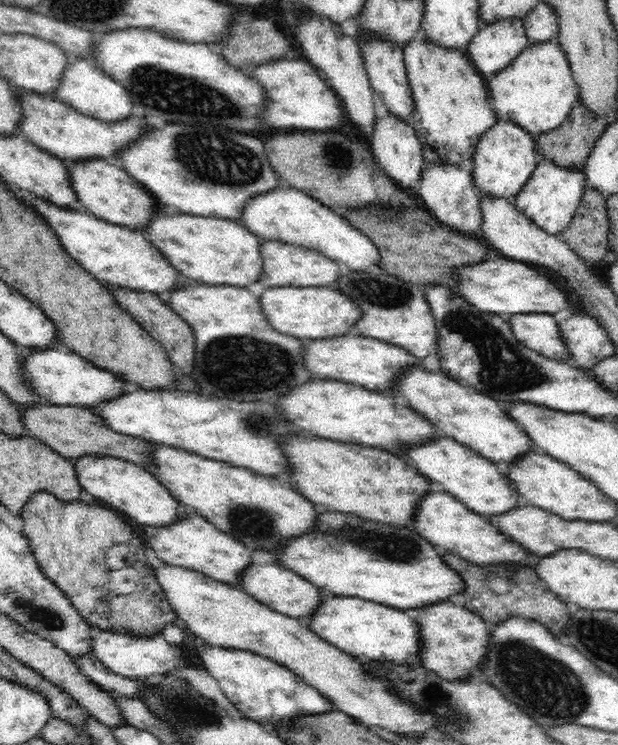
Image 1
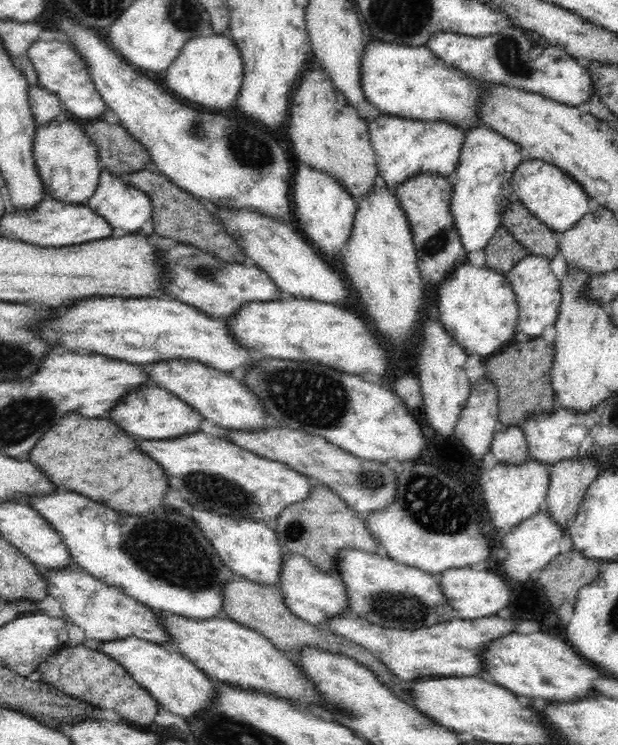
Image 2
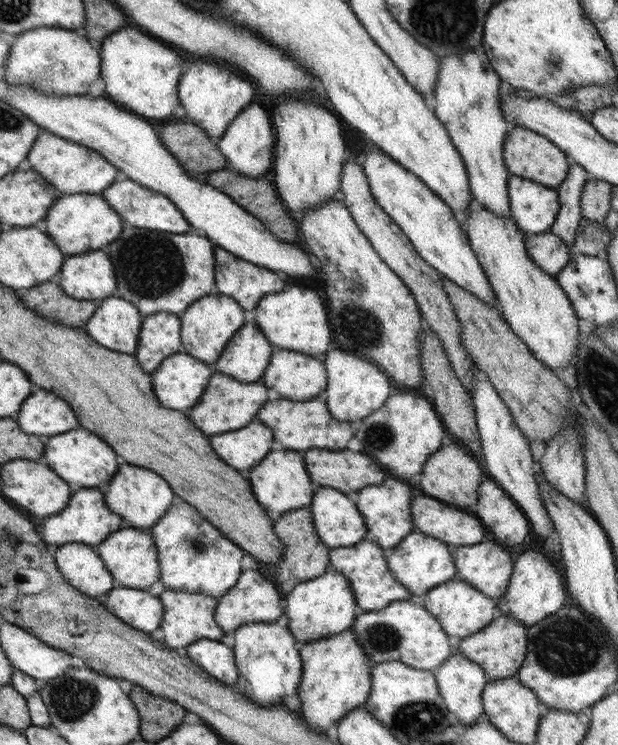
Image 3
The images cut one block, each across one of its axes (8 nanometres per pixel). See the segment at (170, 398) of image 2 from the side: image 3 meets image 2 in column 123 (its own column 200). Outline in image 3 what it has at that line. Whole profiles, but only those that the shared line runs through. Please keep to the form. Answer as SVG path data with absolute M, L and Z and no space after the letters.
M214 372L200 402L202 404L198 404L198 408L194 408L194 412L188 416L194 420L194 424L198 424L198 428L202 428L202 432L222 434L237 431L248 426L254 418L257 419L260 408L268 402L268 388L262 384L246 384L226 374Z

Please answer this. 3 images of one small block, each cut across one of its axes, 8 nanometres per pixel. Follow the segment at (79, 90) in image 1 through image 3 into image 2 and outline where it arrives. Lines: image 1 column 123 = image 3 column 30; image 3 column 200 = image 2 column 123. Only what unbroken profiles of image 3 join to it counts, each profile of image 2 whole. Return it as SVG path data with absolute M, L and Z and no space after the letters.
M108 169L101 170L98 186L87 204L105 217L117 234L138 232L153 211L148 193L114 177Z

